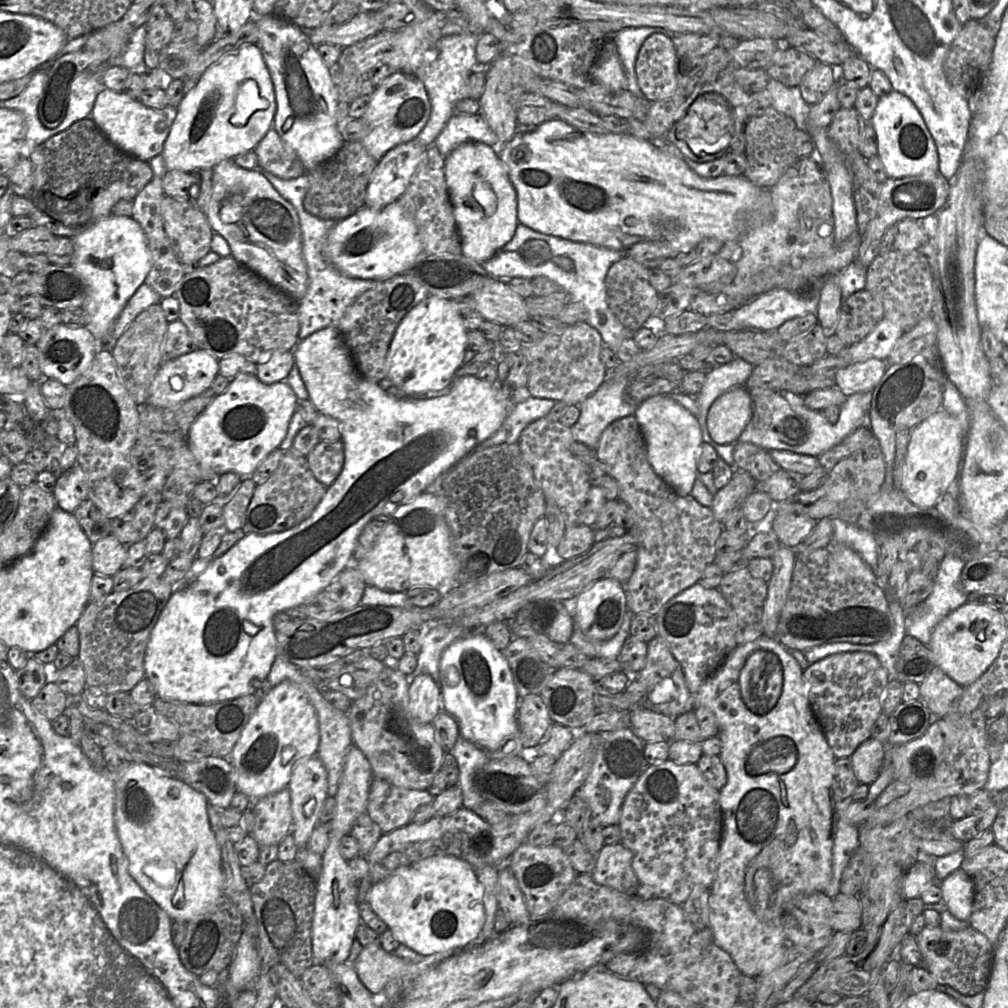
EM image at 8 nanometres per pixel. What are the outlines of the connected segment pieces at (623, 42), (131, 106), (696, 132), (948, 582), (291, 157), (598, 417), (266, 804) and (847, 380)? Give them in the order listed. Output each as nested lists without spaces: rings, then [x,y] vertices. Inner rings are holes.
[[[628,27],[621,29],[614,35],[615,44],[627,79],[627,90],[637,97],[643,97],[638,85],[635,63],[643,43],[654,34],[663,34],[674,38],[676,33],[659,27]]]
[[[103,89],[97,96],[90,118],[116,147],[148,162],[162,154],[175,114],[175,109],[166,107],[164,110],[154,110],[125,93]]]
[[[713,92],[700,95],[693,100],[685,116],[677,121],[676,137],[685,141],[692,151],[698,155],[724,152],[732,143],[735,135],[734,118],[728,103],[717,96],[722,93]]]
[[[946,554],[940,562],[939,570],[934,578],[933,590],[920,604],[913,607],[905,619],[905,635],[917,638],[924,644],[928,644],[934,627],[950,612],[966,602],[967,593],[960,584],[960,575],[965,561],[954,554]]]
[[[272,128],[253,150],[257,156],[258,169],[281,179],[294,179],[305,172],[296,153],[290,149]]]
[[[615,378],[605,382],[578,407],[580,416],[571,427],[576,442],[596,450],[602,433],[613,422],[627,416],[634,416],[639,404],[633,404],[626,397],[630,378]]]
[[[288,787],[254,801],[255,822],[251,833],[259,846],[279,845],[291,832],[292,812]]]
[[[876,358],[850,363],[835,374],[836,386],[847,397],[859,392],[873,391],[887,366],[886,361]]]

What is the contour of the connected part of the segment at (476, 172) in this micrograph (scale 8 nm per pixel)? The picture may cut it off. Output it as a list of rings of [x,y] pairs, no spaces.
[[[469,141],[459,145],[447,157],[445,164],[447,191],[452,204],[462,254],[478,263],[490,259],[514,236],[517,225],[517,193],[510,180],[509,171],[500,159],[498,147]]]

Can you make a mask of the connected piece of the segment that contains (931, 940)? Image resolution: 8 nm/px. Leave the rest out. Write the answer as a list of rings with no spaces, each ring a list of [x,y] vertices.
[[[926,925],[916,941],[922,955],[922,964],[939,985],[948,985],[962,995],[974,996],[988,986],[995,946],[980,932],[968,926],[960,931],[948,931],[941,926]]]

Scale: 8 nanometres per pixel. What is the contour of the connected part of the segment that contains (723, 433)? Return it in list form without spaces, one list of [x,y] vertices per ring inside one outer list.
[[[745,387],[732,388],[723,393],[711,406],[706,424],[715,443],[733,445],[740,440],[753,417],[753,404]]]

